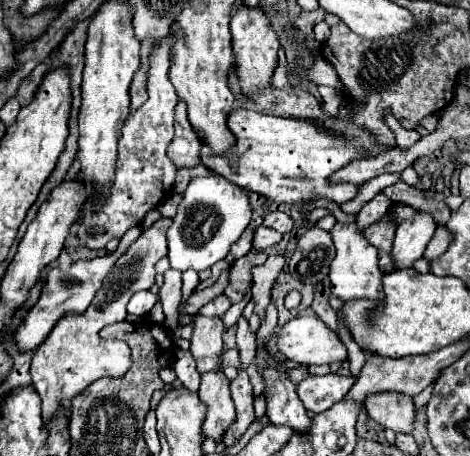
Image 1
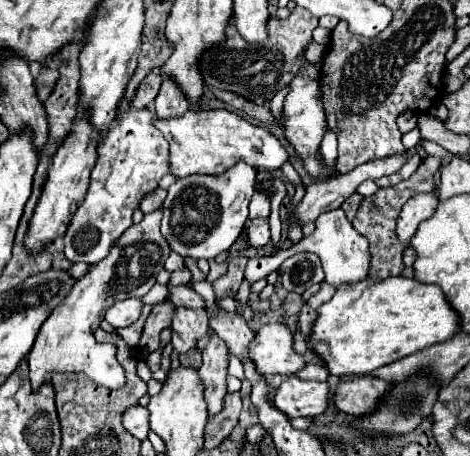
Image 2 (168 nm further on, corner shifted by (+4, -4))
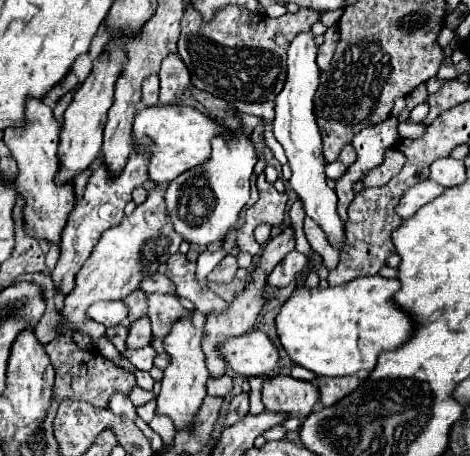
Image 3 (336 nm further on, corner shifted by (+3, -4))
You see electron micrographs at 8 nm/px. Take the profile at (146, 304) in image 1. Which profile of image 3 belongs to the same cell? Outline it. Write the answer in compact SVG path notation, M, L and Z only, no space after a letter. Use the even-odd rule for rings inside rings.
M96 302L88 308L88 316L110 328L126 322L128 308L124 302Z

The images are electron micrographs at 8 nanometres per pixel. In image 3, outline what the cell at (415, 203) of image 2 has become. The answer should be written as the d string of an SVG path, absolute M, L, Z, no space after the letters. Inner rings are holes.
M424 180L420 184L416 184L414 188L406 190L404 196L400 198L398 206L396 206L396 214L402 218L402 220L408 220L414 216L414 212L418 208L422 208L424 204L432 202L434 198L438 198L440 194L444 192L444 186L432 182L432 180Z

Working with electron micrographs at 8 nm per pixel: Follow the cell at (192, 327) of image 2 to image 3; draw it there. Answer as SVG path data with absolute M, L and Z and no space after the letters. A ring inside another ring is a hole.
M150 294L148 296L148 316L152 322L152 332L156 338L168 336L172 324L184 316L192 316L194 310L186 310L176 296L170 294Z

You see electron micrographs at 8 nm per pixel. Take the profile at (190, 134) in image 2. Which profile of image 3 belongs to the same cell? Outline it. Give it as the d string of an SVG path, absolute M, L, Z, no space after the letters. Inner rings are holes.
M172 104L172 106L150 106L136 114L134 120L134 140L140 144L150 142L150 180L156 184L168 184L178 178L182 172L204 164L208 154L212 154L212 138L216 136L232 136L234 132L216 124L210 116L202 114L192 106Z

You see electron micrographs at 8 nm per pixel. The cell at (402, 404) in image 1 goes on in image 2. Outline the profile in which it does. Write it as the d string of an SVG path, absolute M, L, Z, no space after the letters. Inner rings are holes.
M371 374L365 376L353 376L351 380L341 380L333 402L339 412L351 414L351 416L363 416L367 410L375 410L379 398L387 392L389 384L381 378L375 378Z

